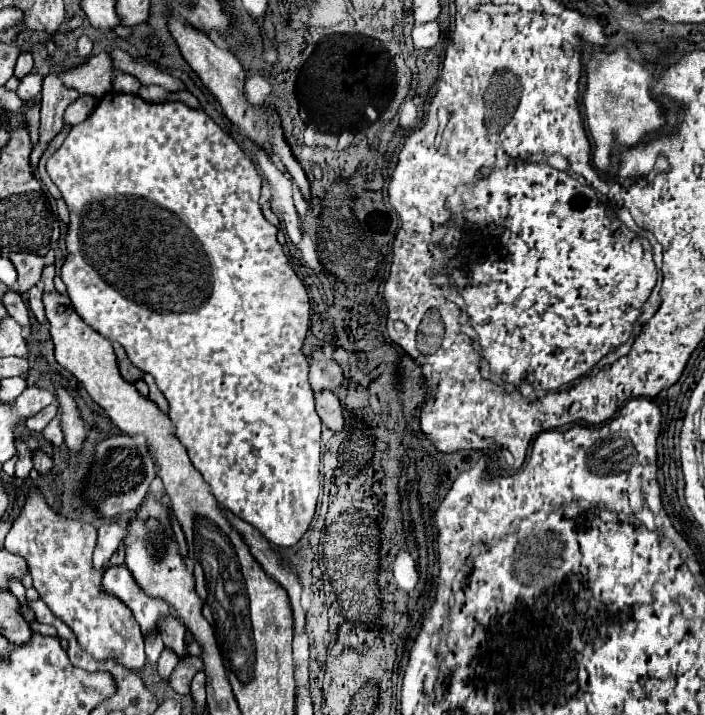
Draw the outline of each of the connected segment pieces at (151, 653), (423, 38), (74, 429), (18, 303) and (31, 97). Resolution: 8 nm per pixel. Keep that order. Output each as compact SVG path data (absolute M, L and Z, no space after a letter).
M152 630L144 637L144 649L148 663L156 665L164 648L161 635L157 630Z
M427 22L427 24L419 24L413 28L413 46L421 48L421 50L429 50L433 48L439 40L441 40L441 26L437 22Z
M61 386L57 390L57 400L59 400L61 428L65 432L65 444L67 444L67 448L71 452L79 452L81 450L81 444L85 440L85 428L83 428L83 420L79 418L77 404L69 396L69 392L65 388L61 388Z
M9 292L9 294L3 298L3 302L5 302L7 312L11 314L11 318L15 318L15 320L23 326L25 336L31 336L31 334L33 334L33 330L31 330L31 314L29 314L27 304L23 302L21 294L17 294L17 292Z
M27 74L27 76L23 76L23 80L21 80L19 88L17 88L17 96L21 100L25 100L27 104L31 104L31 102L41 98L41 90L43 90L41 84L43 84L41 74Z

